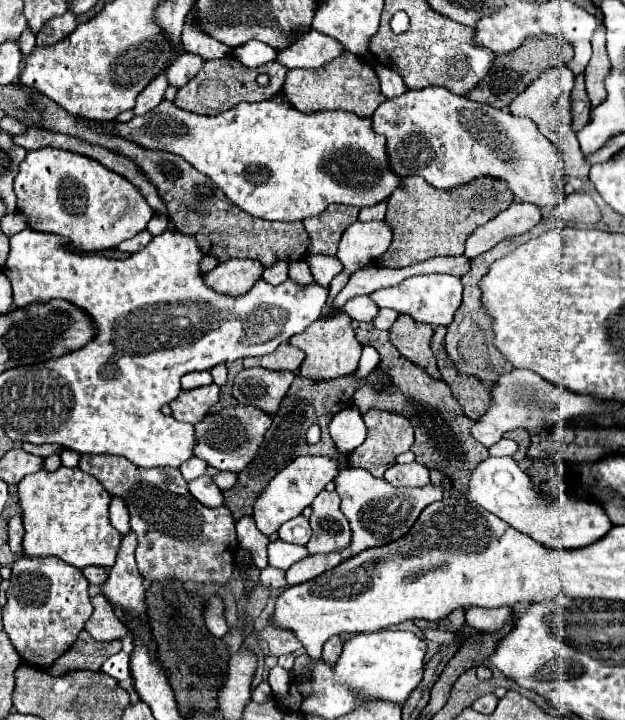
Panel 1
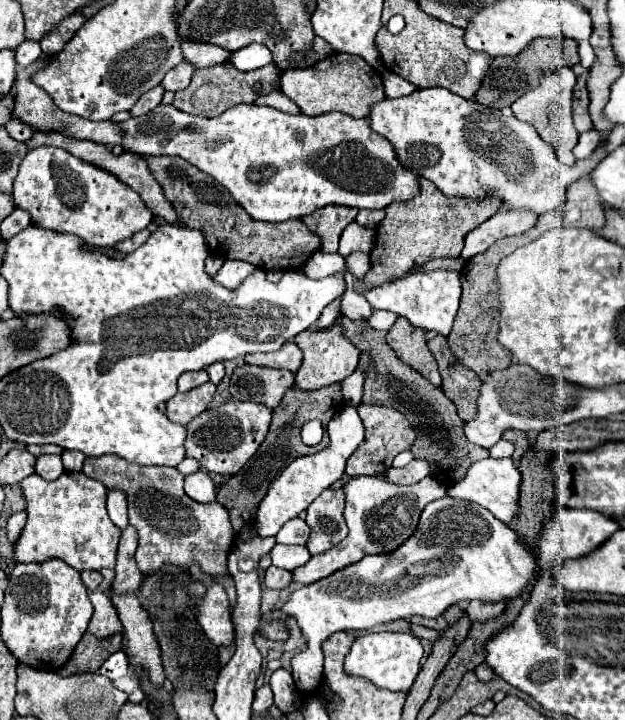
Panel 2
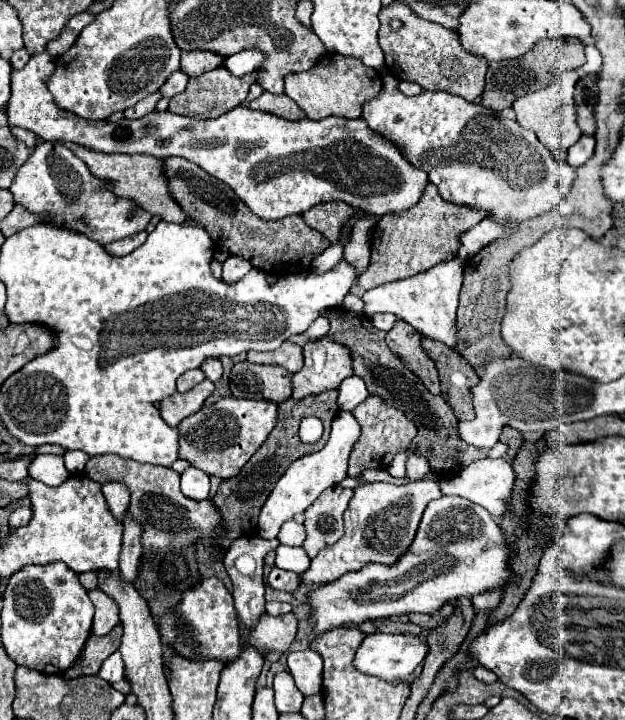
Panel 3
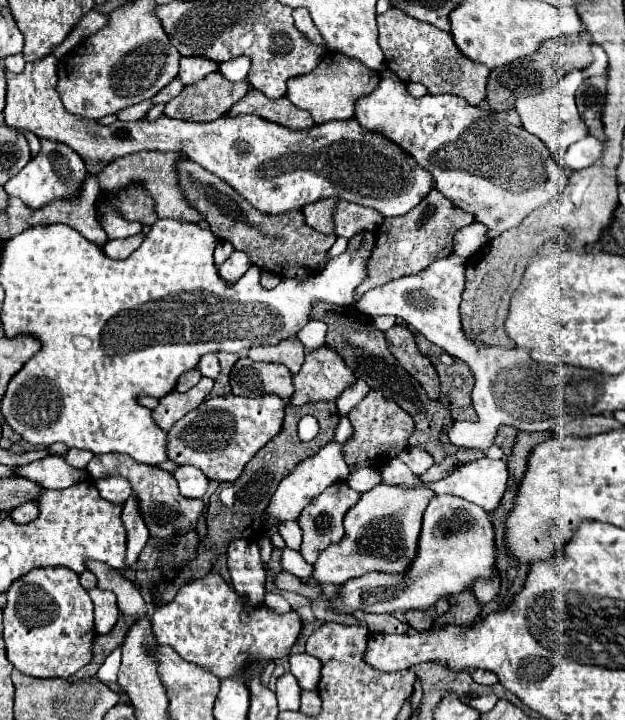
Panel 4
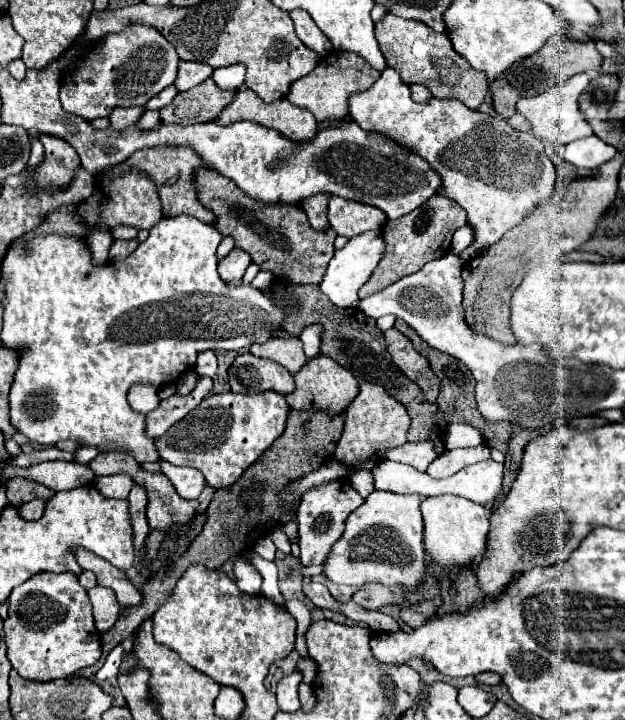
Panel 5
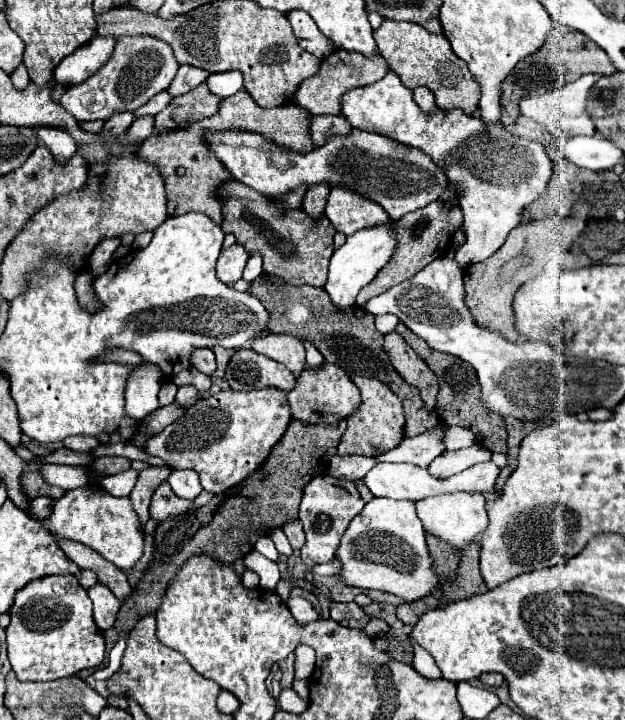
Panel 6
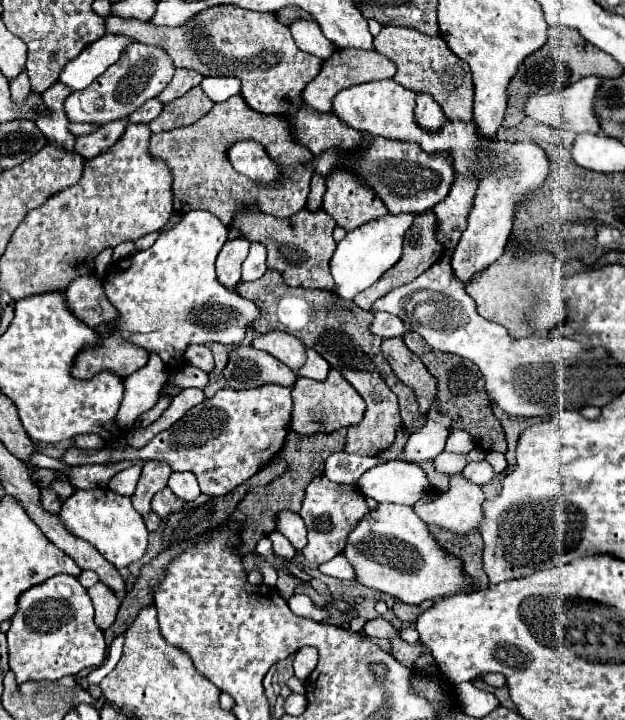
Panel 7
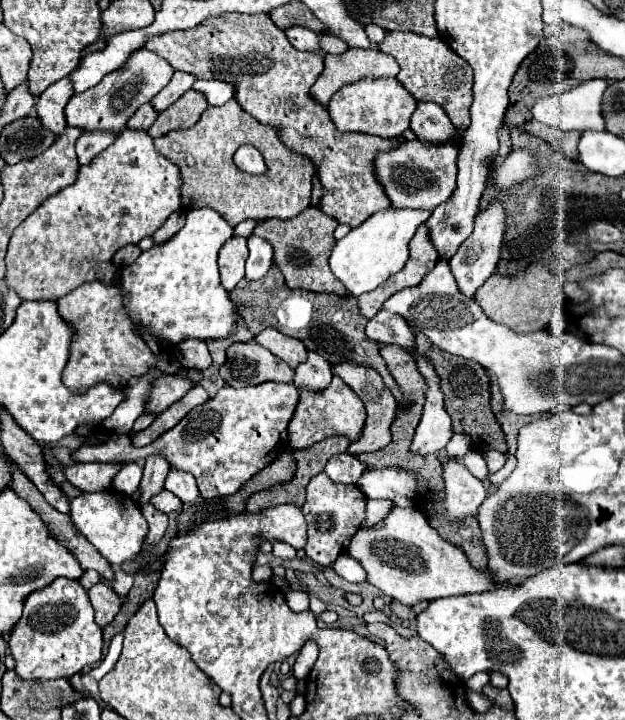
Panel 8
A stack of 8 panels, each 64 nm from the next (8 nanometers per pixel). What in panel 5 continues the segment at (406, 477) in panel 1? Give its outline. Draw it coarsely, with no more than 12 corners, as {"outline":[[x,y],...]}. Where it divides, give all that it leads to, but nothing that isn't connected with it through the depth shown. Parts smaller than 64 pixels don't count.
{"outline":[[406,442],[386,458],[426,472],[434,462],[432,442]]}

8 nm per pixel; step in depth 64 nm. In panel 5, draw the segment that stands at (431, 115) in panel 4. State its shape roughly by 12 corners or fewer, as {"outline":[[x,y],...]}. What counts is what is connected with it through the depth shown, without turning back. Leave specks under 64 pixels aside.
{"outline":[[392,68],[350,118],[414,150],[488,250],[554,196],[536,136]]}

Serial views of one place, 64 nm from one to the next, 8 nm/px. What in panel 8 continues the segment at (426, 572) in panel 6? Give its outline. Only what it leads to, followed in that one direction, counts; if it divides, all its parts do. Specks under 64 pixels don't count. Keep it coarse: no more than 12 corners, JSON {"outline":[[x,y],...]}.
{"outline":[[416,508],[362,526],[348,554],[402,604],[494,588]]}

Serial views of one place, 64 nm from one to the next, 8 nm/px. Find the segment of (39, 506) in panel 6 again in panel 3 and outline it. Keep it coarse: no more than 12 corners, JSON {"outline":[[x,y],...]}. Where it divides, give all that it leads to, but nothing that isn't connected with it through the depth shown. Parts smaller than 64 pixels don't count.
{"outline":[[30,506],[16,508],[10,516],[10,530],[28,524]]}

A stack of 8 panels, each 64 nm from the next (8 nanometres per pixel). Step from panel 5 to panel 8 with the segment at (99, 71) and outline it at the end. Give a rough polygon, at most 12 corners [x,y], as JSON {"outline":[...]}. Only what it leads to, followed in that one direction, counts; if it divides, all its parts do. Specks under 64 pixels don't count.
{"outline":[[148,48],[74,94],[70,126],[122,130],[170,82]]}

